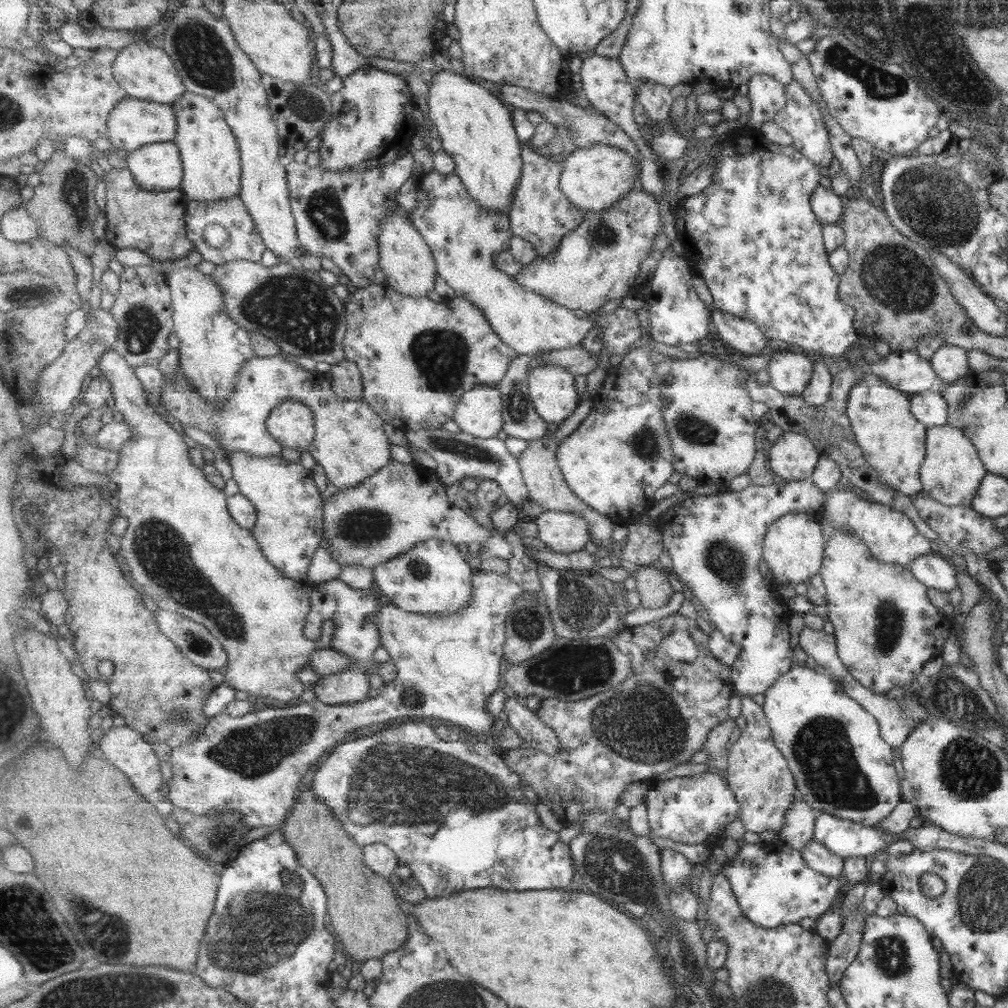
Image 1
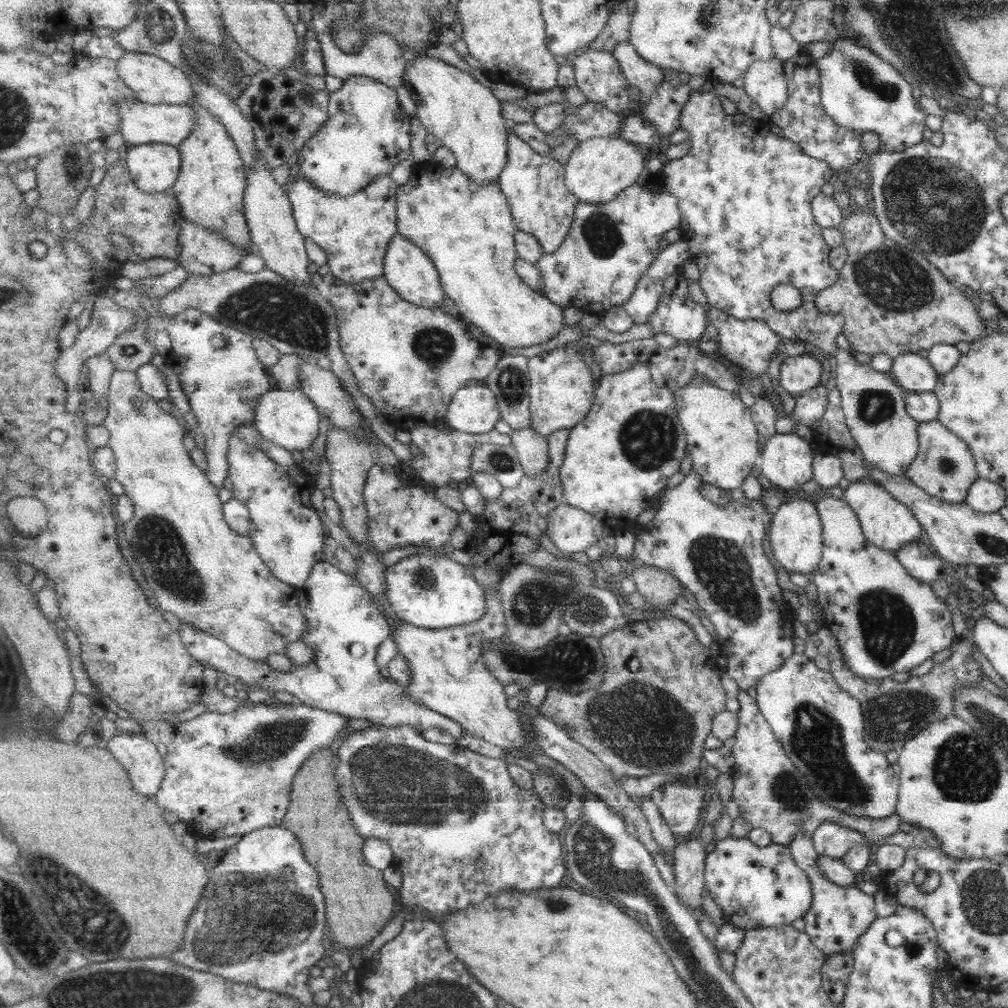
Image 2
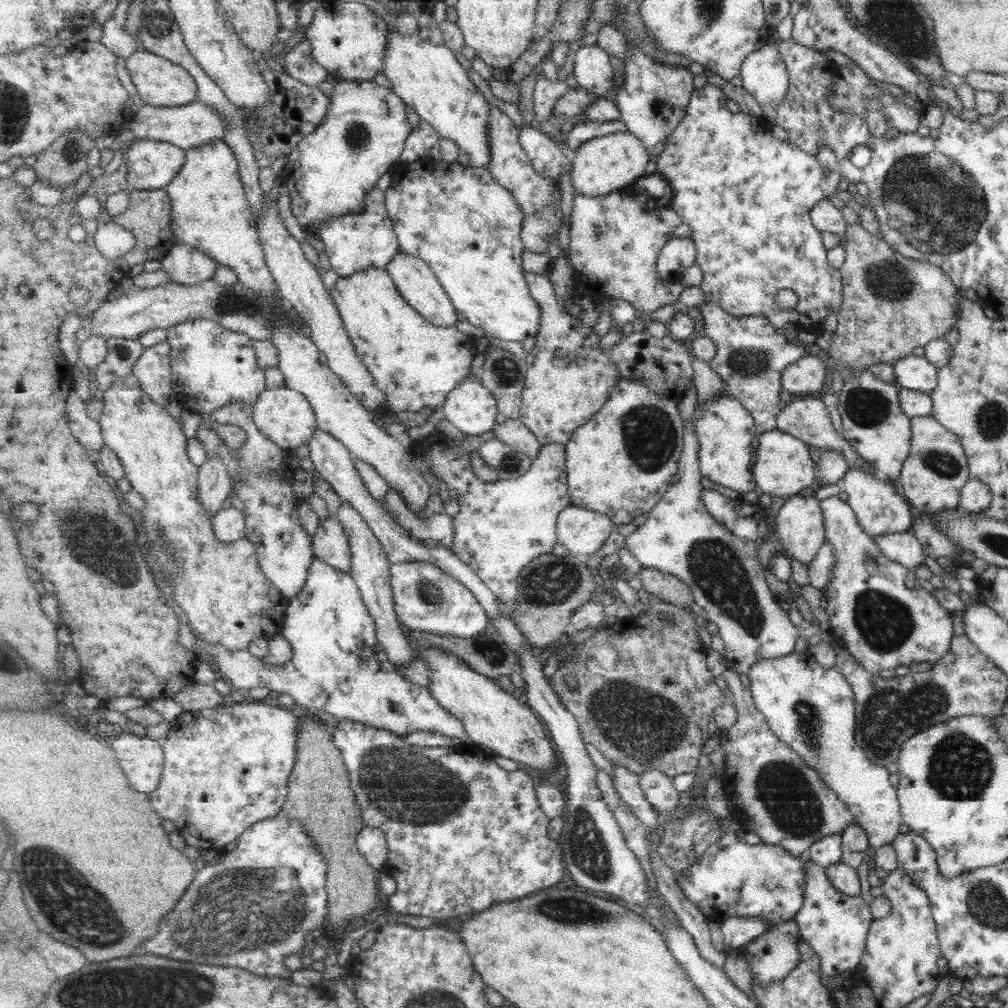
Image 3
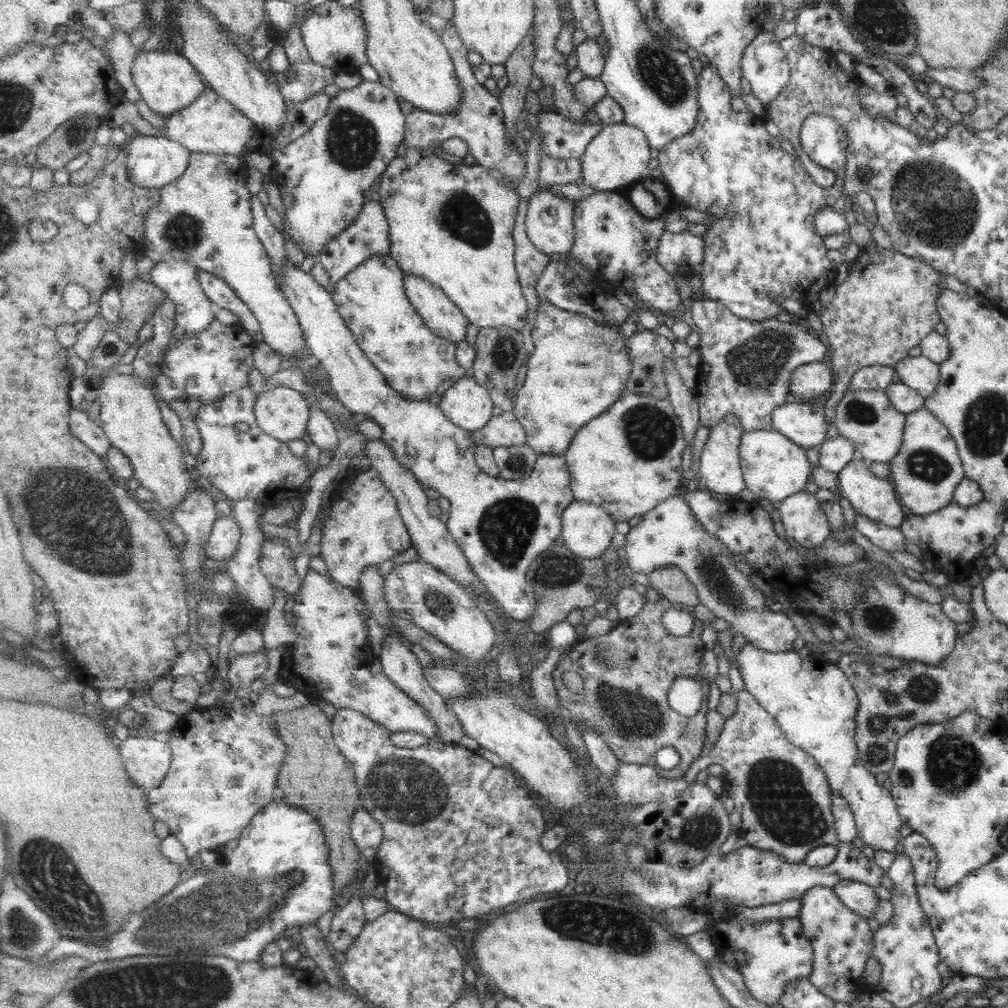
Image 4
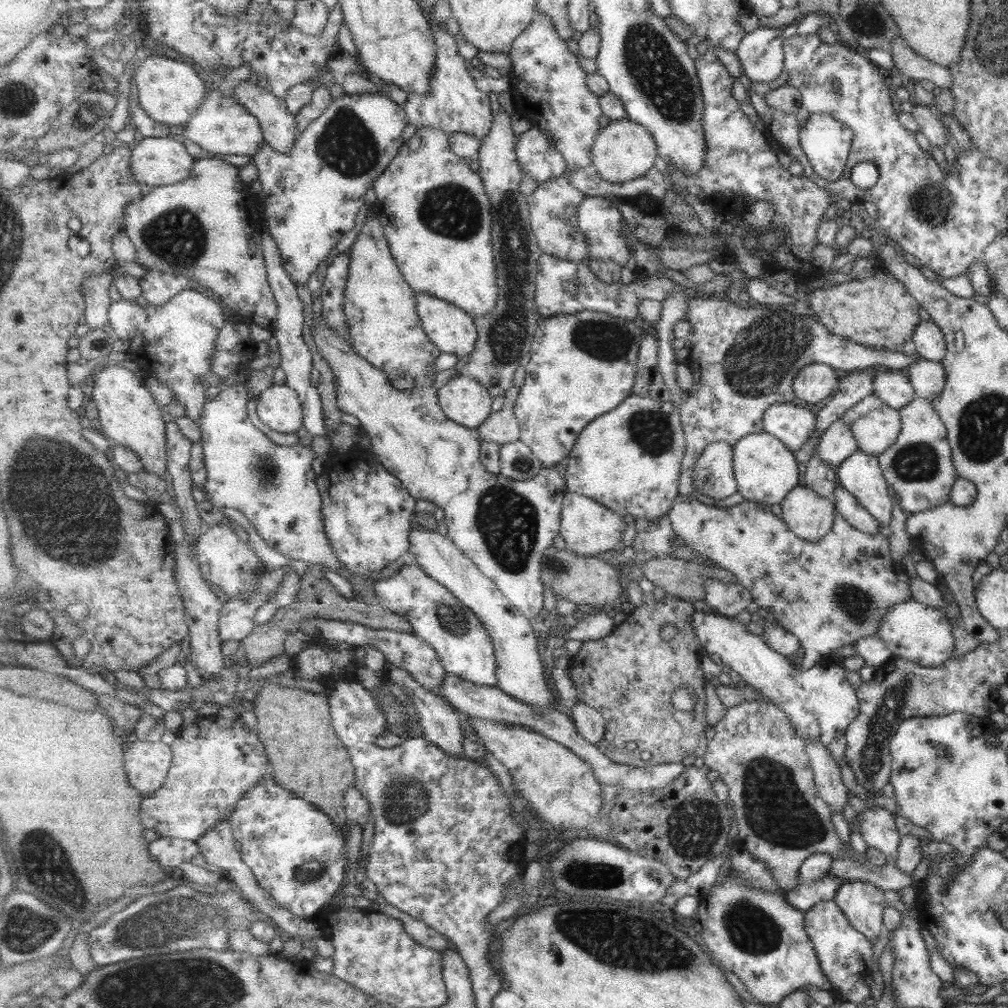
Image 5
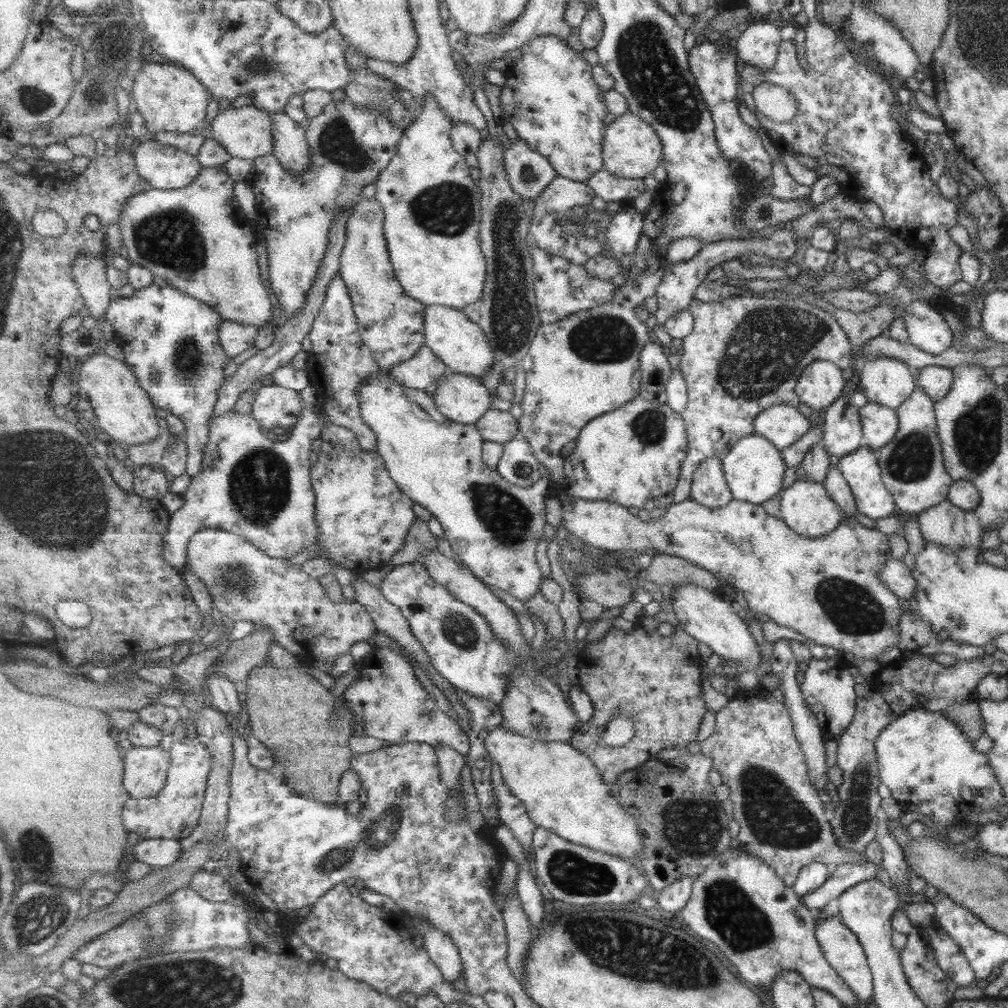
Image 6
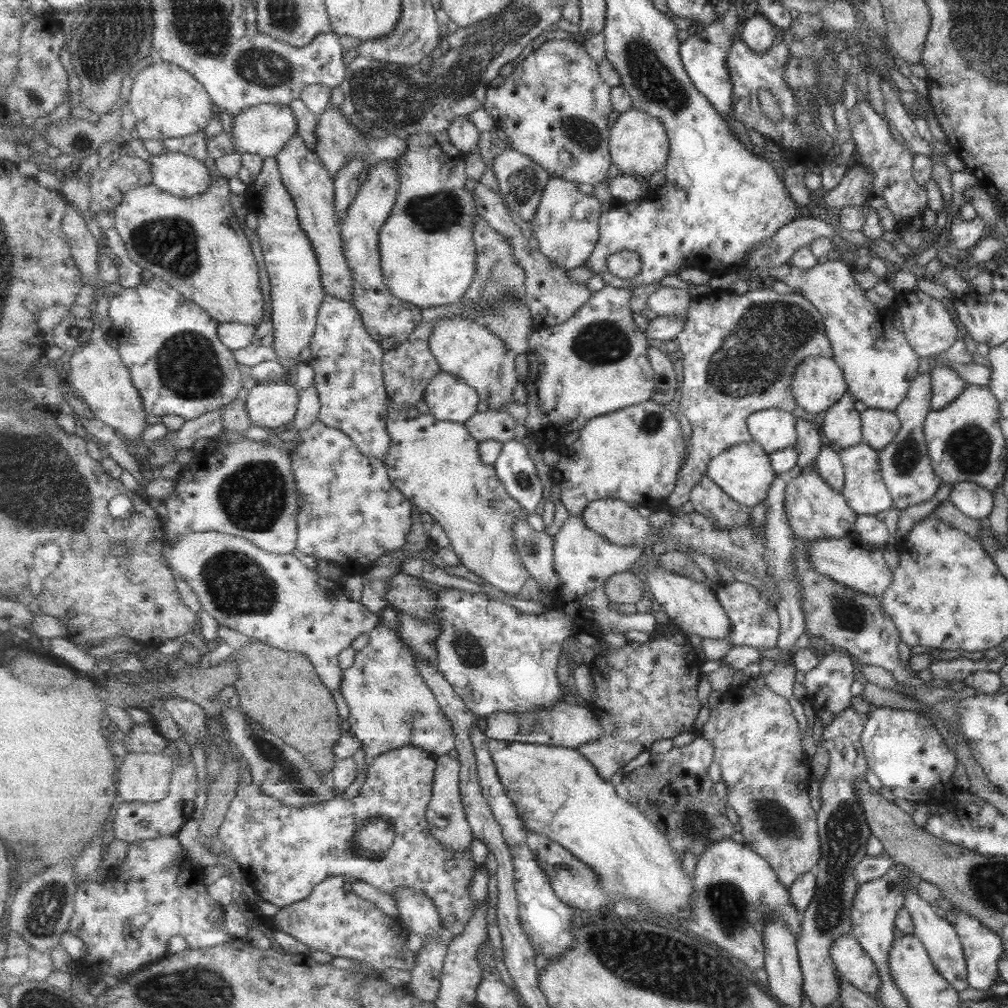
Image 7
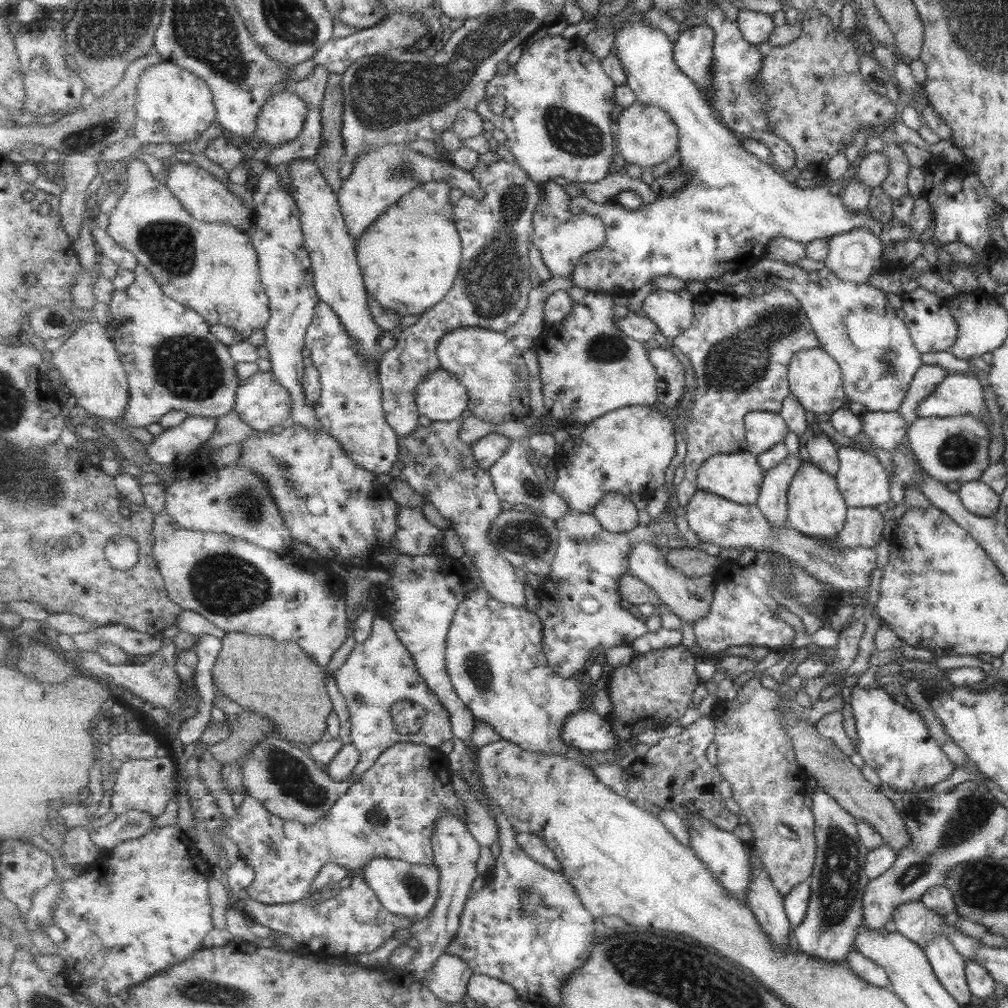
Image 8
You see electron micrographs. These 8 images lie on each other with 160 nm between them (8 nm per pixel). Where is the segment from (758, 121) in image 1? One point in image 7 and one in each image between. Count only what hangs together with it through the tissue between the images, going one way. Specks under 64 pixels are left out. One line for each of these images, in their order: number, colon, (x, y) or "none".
2: (765, 83)
3: (764, 75)
4: (765, 67)
5: (760, 53)
6: (757, 45)
7: (759, 33)

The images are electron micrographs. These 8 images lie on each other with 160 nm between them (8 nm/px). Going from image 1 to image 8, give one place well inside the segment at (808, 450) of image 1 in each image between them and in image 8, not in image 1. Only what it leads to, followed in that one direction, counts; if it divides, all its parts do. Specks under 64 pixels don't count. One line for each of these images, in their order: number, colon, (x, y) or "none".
2: (785, 461)
3: (782, 467)
4: (774, 468)
5: (766, 471)
6: (754, 469)
7: (745, 471)
8: (738, 476)

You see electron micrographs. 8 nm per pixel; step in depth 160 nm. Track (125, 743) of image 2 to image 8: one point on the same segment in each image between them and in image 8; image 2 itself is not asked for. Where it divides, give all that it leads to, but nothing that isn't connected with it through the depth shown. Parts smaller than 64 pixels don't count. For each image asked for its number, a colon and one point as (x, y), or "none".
3: (143, 759)
4: (148, 761)
5: (148, 764)
6: (146, 770)
7: (142, 776)
8: (144, 784)

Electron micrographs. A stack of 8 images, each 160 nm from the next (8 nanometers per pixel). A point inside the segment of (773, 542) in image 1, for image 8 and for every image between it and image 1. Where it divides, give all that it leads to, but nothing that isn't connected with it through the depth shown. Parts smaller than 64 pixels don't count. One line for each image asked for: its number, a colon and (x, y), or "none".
2: (796, 537)
3: (799, 522)
4: (803, 520)
5: (807, 514)
6: (805, 506)
7: (815, 511)
8: (815, 507)

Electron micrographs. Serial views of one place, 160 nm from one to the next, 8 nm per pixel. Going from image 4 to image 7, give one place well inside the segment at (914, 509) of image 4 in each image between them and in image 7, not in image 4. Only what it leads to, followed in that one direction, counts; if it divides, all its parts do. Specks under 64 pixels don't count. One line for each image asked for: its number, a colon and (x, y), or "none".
5: (918, 466)
6: (911, 469)
7: (904, 466)

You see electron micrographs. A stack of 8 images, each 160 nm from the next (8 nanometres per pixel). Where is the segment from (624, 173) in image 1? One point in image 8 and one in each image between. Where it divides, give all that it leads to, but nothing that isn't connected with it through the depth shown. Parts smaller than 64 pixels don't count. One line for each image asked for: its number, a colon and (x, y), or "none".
2: (599, 169)
3: (600, 166)
4: (620, 156)
5: (624, 151)
6: (632, 150)
7: (639, 144)
8: (647, 136)

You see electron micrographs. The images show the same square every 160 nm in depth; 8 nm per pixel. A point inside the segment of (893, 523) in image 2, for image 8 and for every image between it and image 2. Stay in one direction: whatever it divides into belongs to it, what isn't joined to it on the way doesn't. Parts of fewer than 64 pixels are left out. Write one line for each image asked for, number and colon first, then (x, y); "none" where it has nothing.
3: (879, 508)
4: (874, 498)
5: (859, 474)
6: (859, 468)
7: (863, 490)
8: (862, 482)

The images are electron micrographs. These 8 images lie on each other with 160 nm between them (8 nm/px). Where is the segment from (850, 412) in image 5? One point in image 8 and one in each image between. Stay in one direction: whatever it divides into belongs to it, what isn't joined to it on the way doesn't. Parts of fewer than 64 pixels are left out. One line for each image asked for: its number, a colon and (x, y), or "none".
6: (878, 424)
7: (878, 427)
8: (886, 430)

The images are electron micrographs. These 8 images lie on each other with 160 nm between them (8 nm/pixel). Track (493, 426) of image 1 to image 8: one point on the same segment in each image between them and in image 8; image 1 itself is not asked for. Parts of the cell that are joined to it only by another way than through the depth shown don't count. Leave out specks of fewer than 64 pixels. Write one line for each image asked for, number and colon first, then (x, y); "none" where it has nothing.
2: (475, 409)
3: (472, 408)
4: (467, 403)
5: (465, 400)
6: (461, 397)
7: (450, 398)
8: (441, 397)

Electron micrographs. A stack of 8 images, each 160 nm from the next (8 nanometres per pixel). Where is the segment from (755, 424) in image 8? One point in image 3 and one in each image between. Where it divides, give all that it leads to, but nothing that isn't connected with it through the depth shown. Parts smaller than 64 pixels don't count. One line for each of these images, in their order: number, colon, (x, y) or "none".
3: (806, 419)
4: (803, 424)
5: (792, 425)
6: (782, 424)
7: (774, 429)

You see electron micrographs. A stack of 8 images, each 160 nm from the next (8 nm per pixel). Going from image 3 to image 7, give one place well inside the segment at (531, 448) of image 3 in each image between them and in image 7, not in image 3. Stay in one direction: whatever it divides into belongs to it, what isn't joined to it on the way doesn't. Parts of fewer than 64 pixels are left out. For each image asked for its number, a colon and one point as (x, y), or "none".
4: (505, 430)
5: (502, 427)
6: (498, 426)
7: (491, 424)

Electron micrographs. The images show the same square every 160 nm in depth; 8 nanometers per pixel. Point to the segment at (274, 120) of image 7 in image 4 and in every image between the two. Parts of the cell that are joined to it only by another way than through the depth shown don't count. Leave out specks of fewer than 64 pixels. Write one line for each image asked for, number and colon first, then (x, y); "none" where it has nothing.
4: (212, 125)
5: (222, 125)
6: (246, 132)

